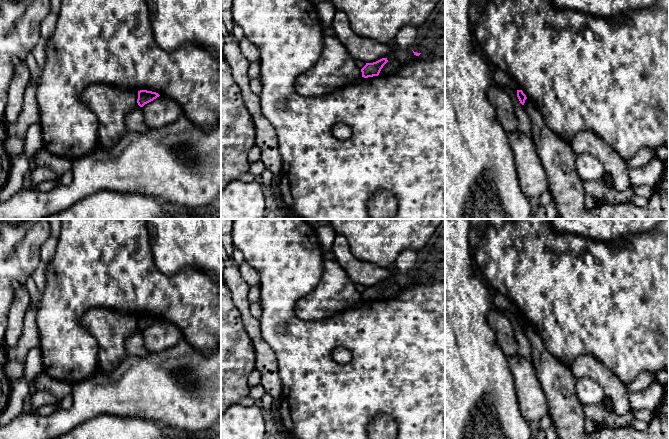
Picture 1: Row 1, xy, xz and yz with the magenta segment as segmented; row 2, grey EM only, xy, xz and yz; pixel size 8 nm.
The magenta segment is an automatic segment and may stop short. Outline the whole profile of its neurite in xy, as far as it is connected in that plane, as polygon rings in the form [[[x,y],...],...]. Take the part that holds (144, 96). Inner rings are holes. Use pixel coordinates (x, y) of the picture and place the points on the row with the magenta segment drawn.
[[[140,90],[140,91],[138,91],[137,103],[140,107],[143,107],[145,104],[153,101],[154,99],[156,99],[159,96],[160,95],[156,92]]]

